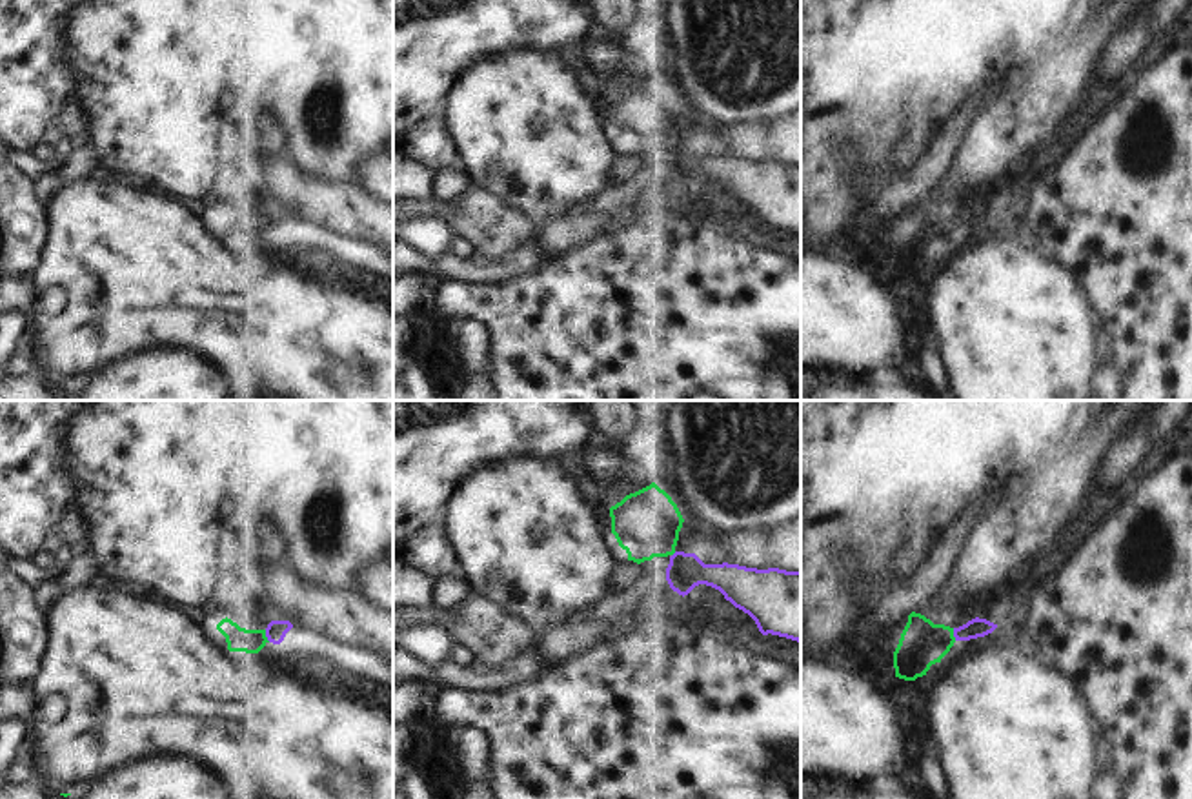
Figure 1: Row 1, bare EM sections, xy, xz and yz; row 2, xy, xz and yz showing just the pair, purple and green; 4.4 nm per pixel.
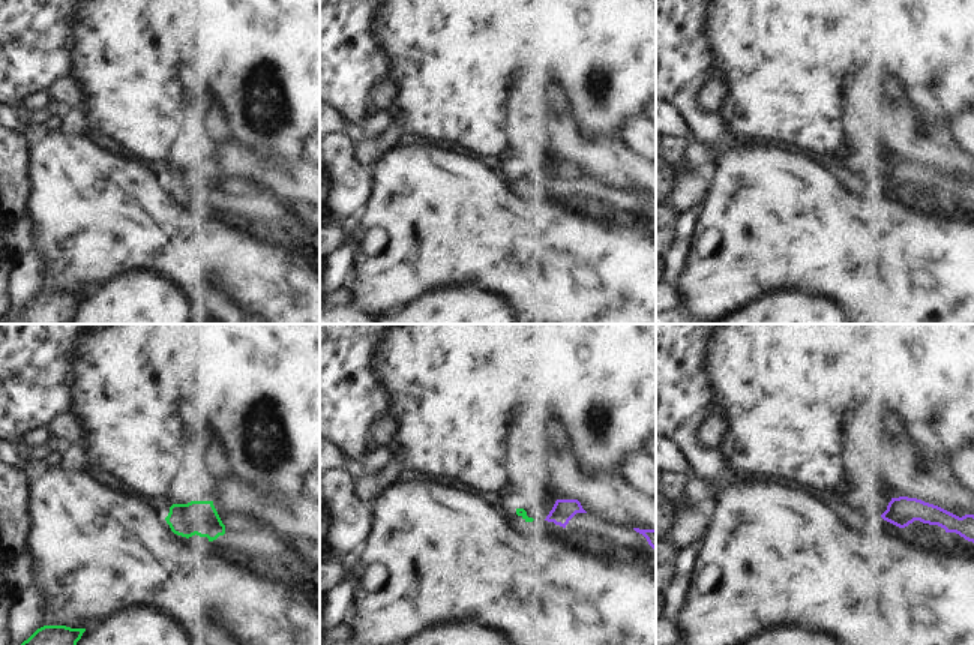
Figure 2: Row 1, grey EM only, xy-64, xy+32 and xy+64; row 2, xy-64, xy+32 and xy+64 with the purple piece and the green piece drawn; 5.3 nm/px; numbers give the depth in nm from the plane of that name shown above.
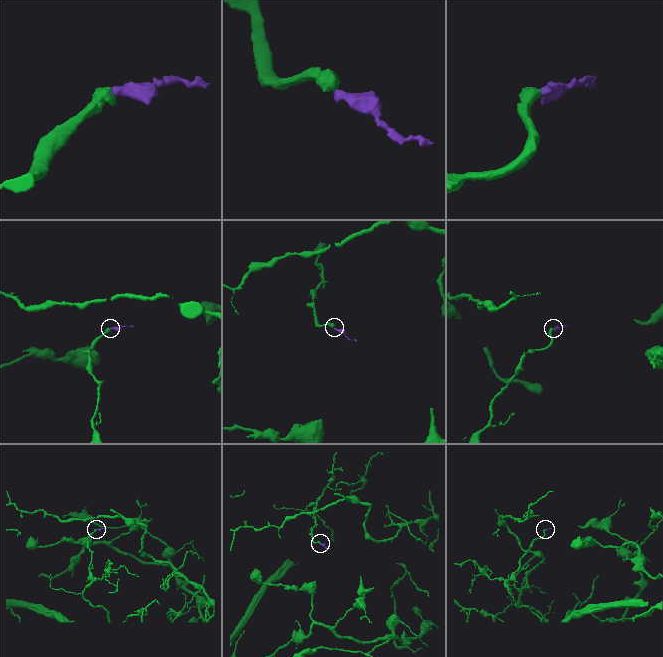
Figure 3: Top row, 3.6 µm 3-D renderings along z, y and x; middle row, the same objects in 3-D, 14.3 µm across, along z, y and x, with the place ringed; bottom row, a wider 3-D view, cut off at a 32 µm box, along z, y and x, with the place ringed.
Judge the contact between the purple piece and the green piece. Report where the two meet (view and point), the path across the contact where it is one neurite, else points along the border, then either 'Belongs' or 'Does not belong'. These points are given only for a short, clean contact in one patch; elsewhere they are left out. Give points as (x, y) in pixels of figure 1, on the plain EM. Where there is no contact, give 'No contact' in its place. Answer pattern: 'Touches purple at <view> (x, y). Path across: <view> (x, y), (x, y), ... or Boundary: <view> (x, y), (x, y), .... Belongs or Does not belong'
Touches purple at xy (266, 228). Path across: xy (275, 224), (266, 228), (239, 232). Belongs.

